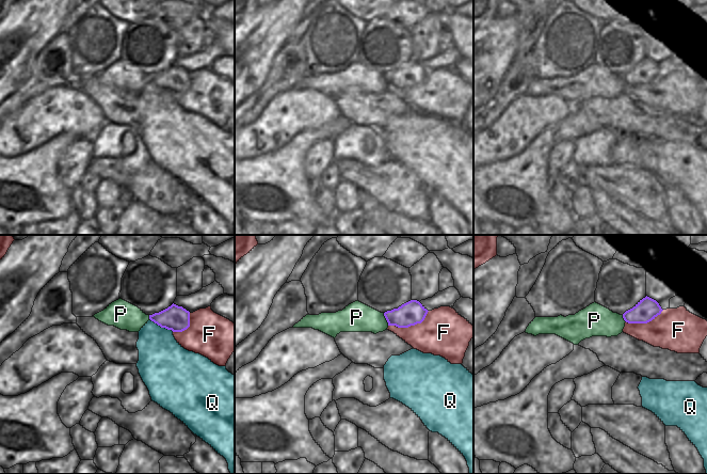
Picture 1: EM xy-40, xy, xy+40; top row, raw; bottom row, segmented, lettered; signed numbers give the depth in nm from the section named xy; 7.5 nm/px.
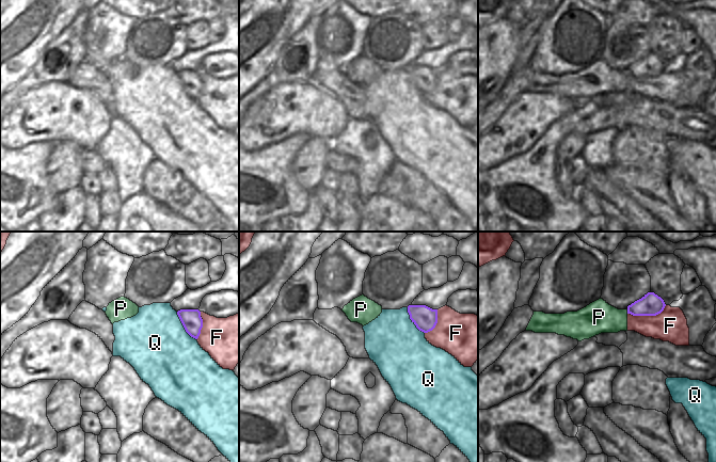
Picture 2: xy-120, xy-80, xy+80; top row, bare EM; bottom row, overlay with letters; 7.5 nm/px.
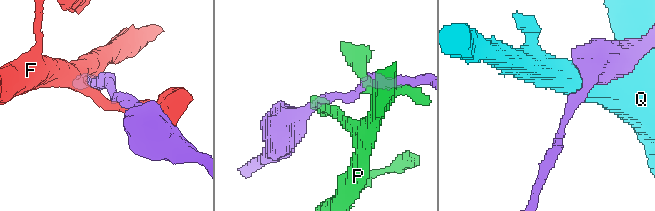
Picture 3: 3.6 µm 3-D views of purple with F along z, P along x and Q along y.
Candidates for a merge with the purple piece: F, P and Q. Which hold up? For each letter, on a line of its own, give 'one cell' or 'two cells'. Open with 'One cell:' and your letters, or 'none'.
One cell: none
F: two cells
P: two cells
Q: two cells

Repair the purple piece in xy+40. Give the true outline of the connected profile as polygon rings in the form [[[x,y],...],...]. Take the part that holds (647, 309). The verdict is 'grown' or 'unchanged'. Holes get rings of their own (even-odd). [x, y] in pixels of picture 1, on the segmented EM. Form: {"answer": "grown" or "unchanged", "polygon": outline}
{"answer": "unchanged", "polygon": [[[646,296],[632,309],[626,311],[623,318],[628,323],[647,323],[660,315],[662,311],[656,300]]]}

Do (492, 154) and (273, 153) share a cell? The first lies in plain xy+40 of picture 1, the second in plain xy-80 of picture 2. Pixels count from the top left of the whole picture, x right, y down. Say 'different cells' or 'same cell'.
different cells

